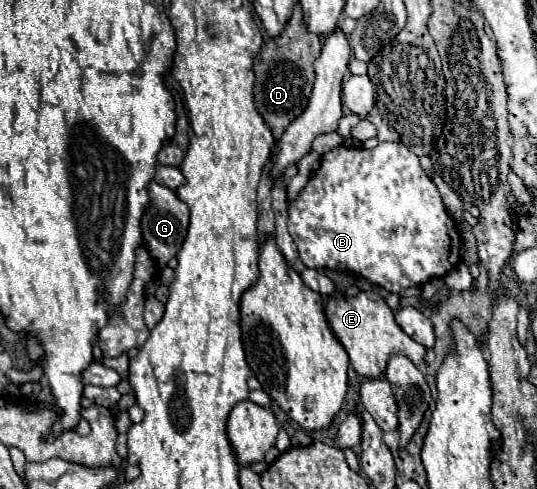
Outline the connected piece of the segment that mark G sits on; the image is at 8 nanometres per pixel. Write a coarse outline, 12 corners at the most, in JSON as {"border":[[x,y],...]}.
{"border":[[147,185],[143,243],[167,265],[185,241],[189,207],[165,185]]}

